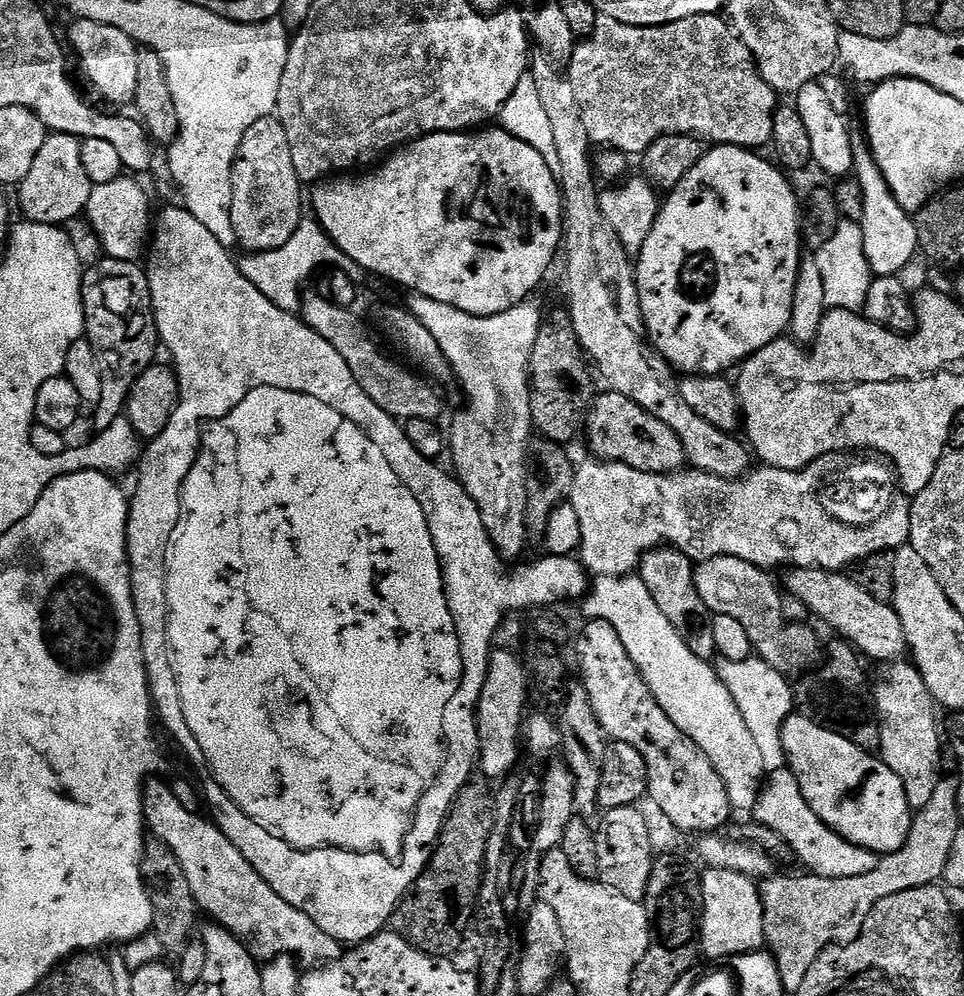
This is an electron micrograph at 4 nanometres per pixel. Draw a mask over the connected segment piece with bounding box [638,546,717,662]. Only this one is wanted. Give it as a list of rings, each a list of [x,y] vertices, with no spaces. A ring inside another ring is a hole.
[[[661,546],[652,548],[640,560],[638,575],[642,582],[646,582],[646,590],[650,590],[650,598],[666,619],[670,626],[678,630],[682,642],[698,654],[698,658],[709,662],[717,659],[716,647],[714,646],[714,613],[708,609],[706,602],[698,594],[696,585],[696,564],[686,554],[682,554],[676,548]]]

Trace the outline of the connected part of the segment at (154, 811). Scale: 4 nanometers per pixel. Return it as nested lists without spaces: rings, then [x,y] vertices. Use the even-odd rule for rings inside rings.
[[[149,778],[144,782],[144,822],[147,831],[155,839],[166,842],[170,850],[174,850],[174,858],[182,865],[182,871],[186,873],[186,878],[190,882],[190,890],[194,890],[199,911],[209,912],[211,919],[230,934],[234,934],[250,950],[250,954],[258,962],[275,960],[278,956],[290,956],[295,958],[304,966],[323,966],[331,964],[334,960],[339,960],[342,955],[342,946],[326,930],[318,930],[314,922],[302,910],[290,906],[286,898],[274,894],[270,886],[242,858],[238,846],[226,838],[226,834],[220,832],[220,828],[207,815],[202,816],[199,811],[191,813],[178,802],[178,798],[172,793],[172,784],[156,780],[160,778]]]

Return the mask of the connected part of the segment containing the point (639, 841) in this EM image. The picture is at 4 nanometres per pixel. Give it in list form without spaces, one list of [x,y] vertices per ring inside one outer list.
[[[633,806],[607,809],[599,817],[596,833],[596,870],[599,883],[618,890],[631,900],[643,901],[652,877],[654,853],[650,846],[649,829]]]

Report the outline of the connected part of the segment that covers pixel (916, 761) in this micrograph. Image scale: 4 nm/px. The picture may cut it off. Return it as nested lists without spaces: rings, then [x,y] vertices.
[[[892,662],[880,685],[875,685],[876,712],[880,716],[878,755],[898,778],[902,778],[908,805],[914,810],[926,806],[937,789],[940,771],[940,728],[936,725],[938,705],[932,699],[922,674],[911,662]]]

